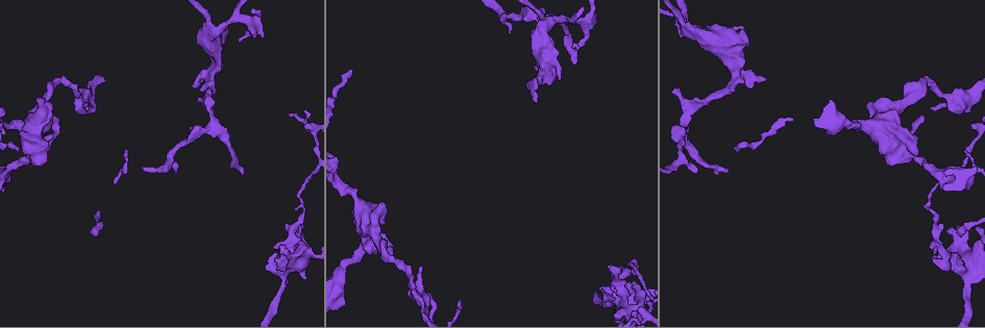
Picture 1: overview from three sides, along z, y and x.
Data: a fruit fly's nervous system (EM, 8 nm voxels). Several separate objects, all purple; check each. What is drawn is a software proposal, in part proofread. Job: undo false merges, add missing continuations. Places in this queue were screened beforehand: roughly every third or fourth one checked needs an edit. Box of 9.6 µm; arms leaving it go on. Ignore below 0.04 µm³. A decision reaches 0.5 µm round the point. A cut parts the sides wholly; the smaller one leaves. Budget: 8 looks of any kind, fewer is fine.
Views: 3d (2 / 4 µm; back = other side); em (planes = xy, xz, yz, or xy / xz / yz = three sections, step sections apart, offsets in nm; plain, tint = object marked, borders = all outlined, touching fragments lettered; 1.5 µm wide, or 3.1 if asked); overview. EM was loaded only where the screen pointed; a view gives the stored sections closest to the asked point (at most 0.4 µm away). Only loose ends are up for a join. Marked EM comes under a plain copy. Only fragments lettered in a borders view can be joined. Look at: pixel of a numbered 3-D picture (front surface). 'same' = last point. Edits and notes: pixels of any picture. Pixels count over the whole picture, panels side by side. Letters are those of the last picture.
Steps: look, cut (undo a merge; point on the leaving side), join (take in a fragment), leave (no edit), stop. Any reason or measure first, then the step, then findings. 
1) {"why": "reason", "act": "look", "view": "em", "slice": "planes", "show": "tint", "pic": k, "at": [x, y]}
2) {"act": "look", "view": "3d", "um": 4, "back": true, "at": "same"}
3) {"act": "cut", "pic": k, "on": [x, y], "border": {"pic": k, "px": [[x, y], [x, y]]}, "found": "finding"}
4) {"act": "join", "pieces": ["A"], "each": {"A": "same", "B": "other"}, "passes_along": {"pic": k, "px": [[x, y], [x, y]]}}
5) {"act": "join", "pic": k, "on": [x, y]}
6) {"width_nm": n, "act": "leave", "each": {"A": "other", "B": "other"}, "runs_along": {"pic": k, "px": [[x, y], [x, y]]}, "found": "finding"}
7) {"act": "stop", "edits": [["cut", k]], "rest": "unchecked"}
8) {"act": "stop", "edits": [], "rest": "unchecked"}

{"why": "tapers out", "act": "look", "view": "em", "slice": "xy", "step": 8, "show": "tint", "pic": 1, "at": [726, 168]}

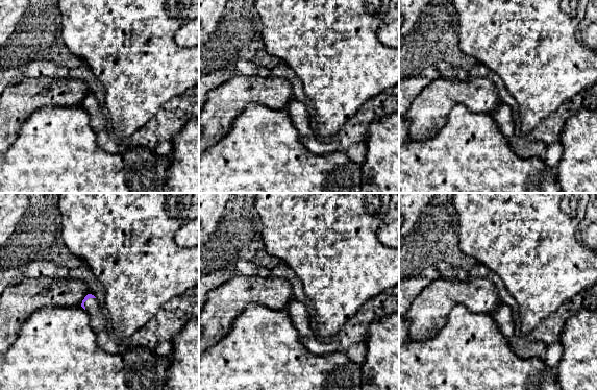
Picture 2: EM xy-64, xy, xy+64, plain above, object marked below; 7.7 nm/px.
{"act": "look", "view": "em", "slice": "planes", "show": "borders", "at": "same"}

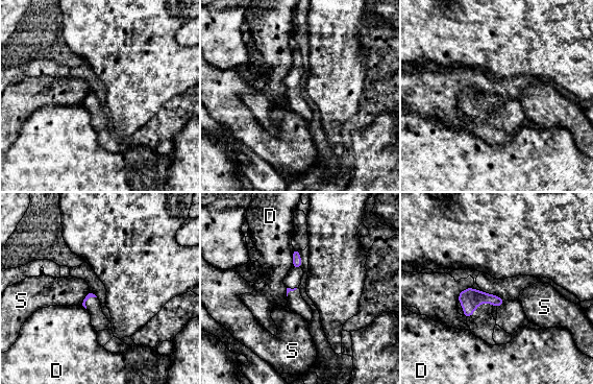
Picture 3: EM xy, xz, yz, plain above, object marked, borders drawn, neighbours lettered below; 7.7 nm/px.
{"act": "leave", "each": {"D": "other", "S": "other"}, "border": {"pic": 3, "px": [[89, 292], [81, 305]]}, "found": "no lettered fragment goes on from it"}

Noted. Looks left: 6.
{"why": "arms part here", "act": "look", "view": "em", "slice": "xz", "step": 4, "show": "tint", "pic": 1, "at": [686, 19]}

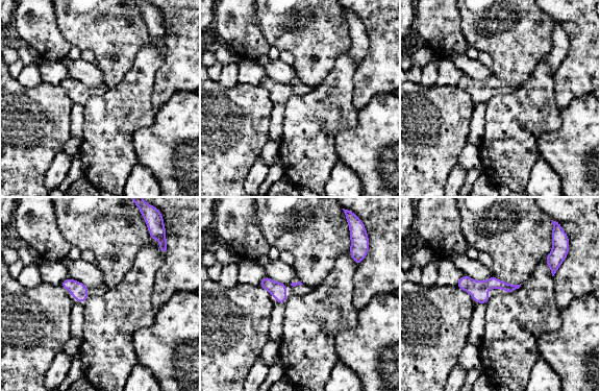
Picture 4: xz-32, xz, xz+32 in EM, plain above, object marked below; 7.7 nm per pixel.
{"act": "look", "view": "em", "slice": "xz", "step": 4, "show": "borders", "at": "same"}

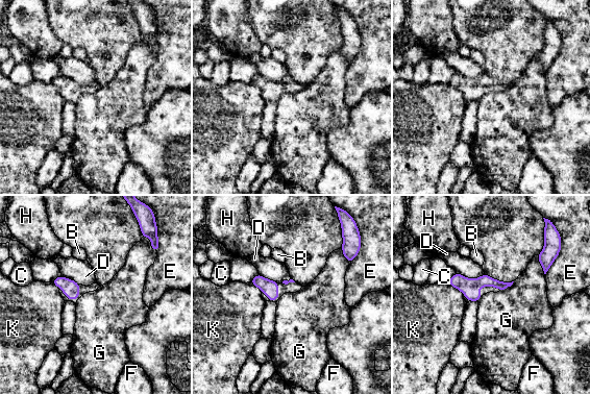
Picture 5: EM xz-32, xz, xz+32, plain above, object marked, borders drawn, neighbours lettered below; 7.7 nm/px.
{"width_nm": 70, "act": "leave", "each": {"B": "other", "C": "other", "D": "other", "E": "other", "F": "other", "G": "other", "H": "other", "K": "other"}, "border": {"pic": 5, "px": [[537, 255], [544, 274]]}, "found": "one neuron here"}

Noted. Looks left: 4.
{"why": "tapers out", "act": "look", "view": "em", "slice": "planes", "show": "borders", "pic": 1, "at": [177, 169]}

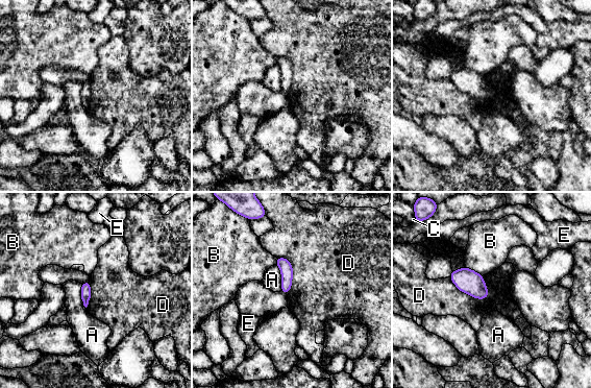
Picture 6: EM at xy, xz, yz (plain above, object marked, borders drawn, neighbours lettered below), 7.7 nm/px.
{"width_nm": 100, "act": "leave", "each": {"A": "other", "B": "other", "C": "other", "D": "other", "E": "other"}, "border": {"pic": 6, "px": [[449, 277], [472, 296], [489, 294]]}, "found": "none of them fits"}

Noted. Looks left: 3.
{"act": "stop", "edits": [], "rest": "unchecked"}

